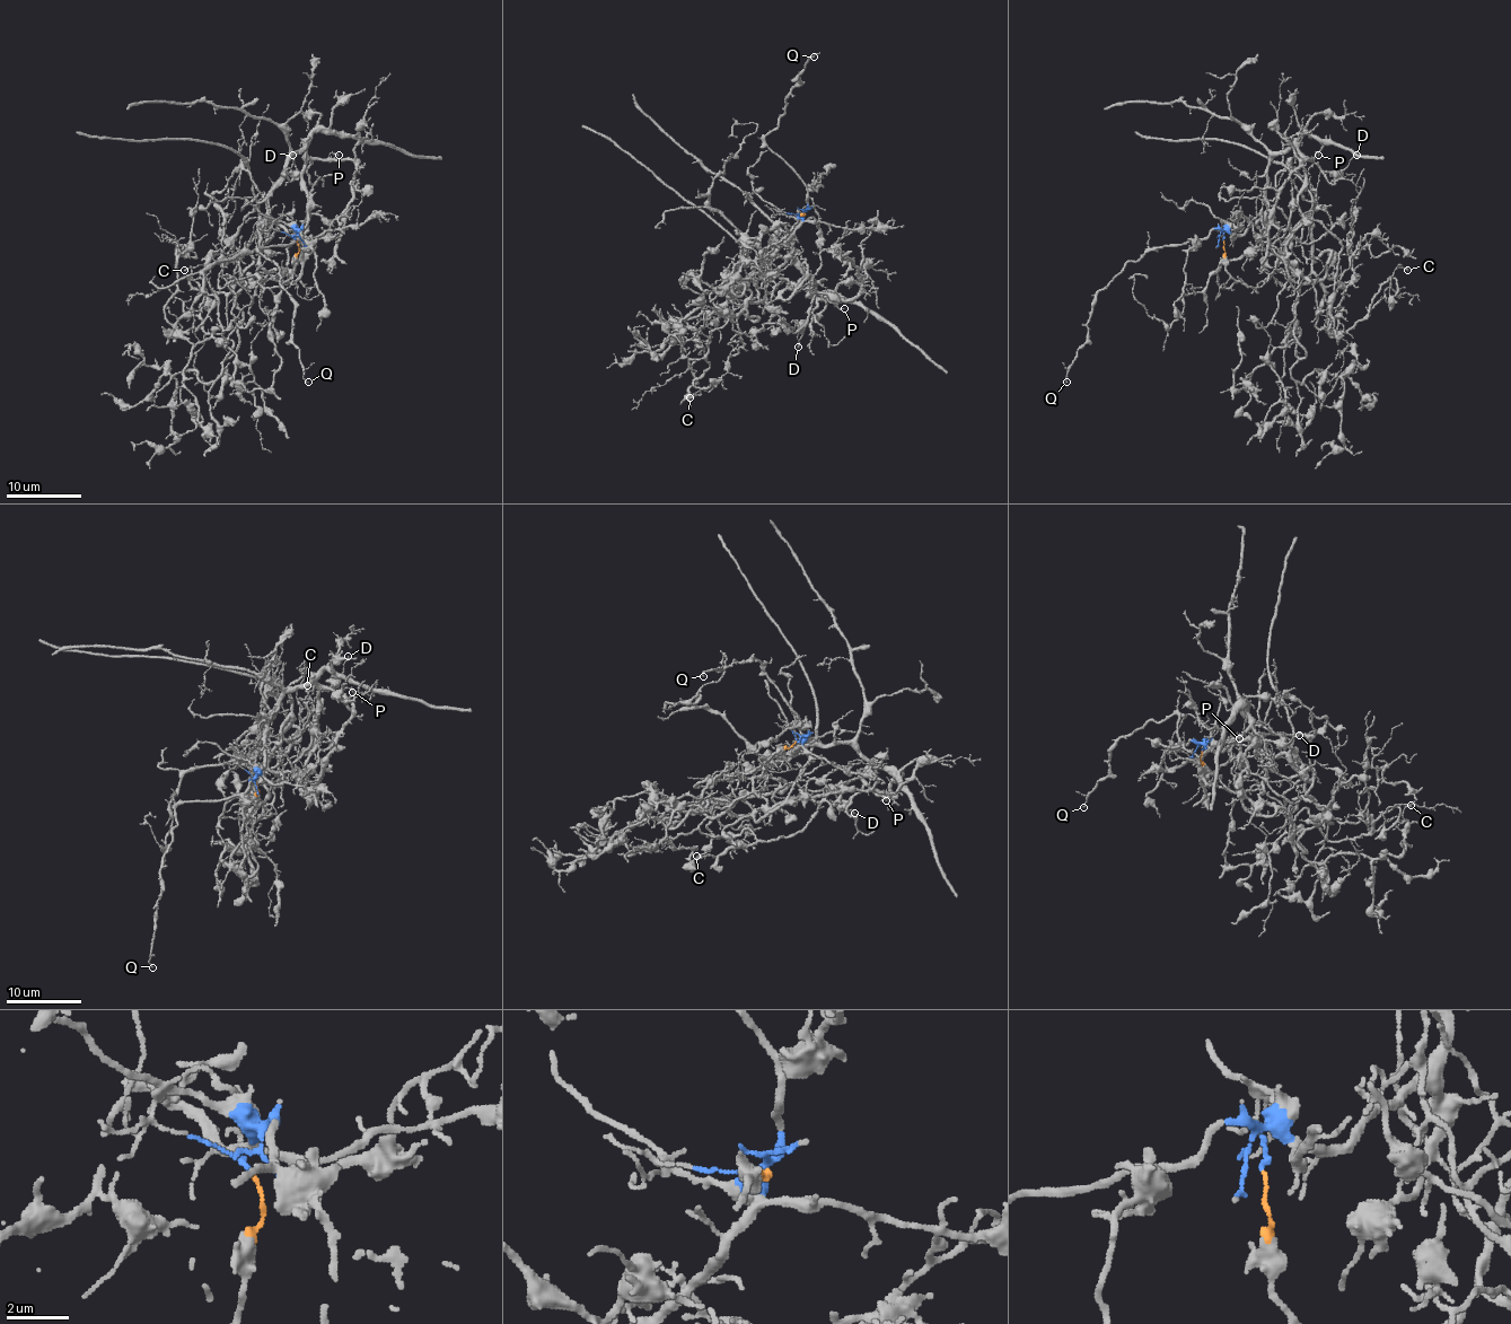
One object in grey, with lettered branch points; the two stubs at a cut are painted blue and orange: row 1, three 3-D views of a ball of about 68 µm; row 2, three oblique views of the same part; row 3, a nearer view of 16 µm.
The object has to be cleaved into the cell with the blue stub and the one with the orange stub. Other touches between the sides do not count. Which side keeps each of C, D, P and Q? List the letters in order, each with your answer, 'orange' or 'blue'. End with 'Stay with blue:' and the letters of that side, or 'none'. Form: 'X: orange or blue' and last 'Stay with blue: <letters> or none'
C: orange
D: blue
P: blue
Q: blue
Stay with blue: D, P, Q

